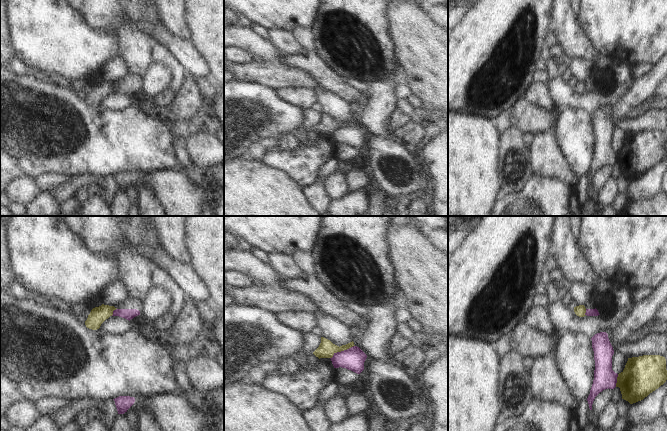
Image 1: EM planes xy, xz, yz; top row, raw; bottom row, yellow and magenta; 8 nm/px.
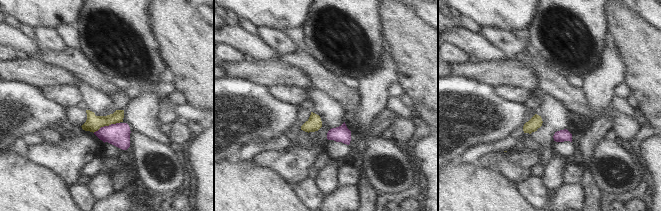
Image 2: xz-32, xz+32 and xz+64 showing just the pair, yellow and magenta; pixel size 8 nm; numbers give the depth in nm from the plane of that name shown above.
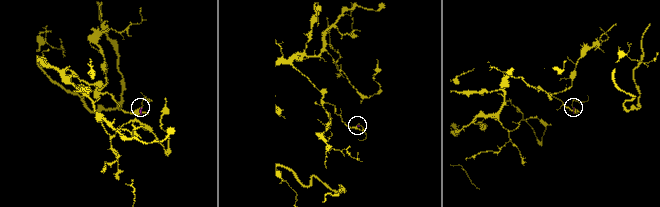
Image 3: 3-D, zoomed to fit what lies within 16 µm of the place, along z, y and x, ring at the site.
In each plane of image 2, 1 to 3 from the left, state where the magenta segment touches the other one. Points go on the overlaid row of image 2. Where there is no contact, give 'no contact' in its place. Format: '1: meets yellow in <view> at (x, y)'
1: meets yellow in xz-32 at (106, 125)
2: no contact
3: no contact

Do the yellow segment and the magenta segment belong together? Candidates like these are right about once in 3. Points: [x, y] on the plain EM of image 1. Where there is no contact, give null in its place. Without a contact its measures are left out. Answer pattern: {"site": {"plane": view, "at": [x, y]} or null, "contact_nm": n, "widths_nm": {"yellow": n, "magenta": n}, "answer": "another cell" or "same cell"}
{"site": {"plane": "xz", "at": [342, 126]}, "contact_nm": 220, "widths_nm": {"yellow": 140, "magenta": 180}, "answer": "another cell"}

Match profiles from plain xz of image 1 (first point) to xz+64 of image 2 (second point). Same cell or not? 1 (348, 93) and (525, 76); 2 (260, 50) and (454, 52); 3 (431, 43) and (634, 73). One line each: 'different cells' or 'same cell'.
1: different cells
2: different cells
3: same cell

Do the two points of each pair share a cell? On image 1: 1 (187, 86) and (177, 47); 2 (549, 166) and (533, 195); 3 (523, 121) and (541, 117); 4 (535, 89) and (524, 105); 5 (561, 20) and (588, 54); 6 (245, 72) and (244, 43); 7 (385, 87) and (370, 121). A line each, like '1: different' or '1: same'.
1: different
2: different
3: same
4: different
5: same
6: different
7: same

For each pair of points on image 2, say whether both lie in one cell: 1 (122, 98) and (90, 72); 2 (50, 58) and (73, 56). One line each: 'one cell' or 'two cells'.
1: two cells
2: one cell

